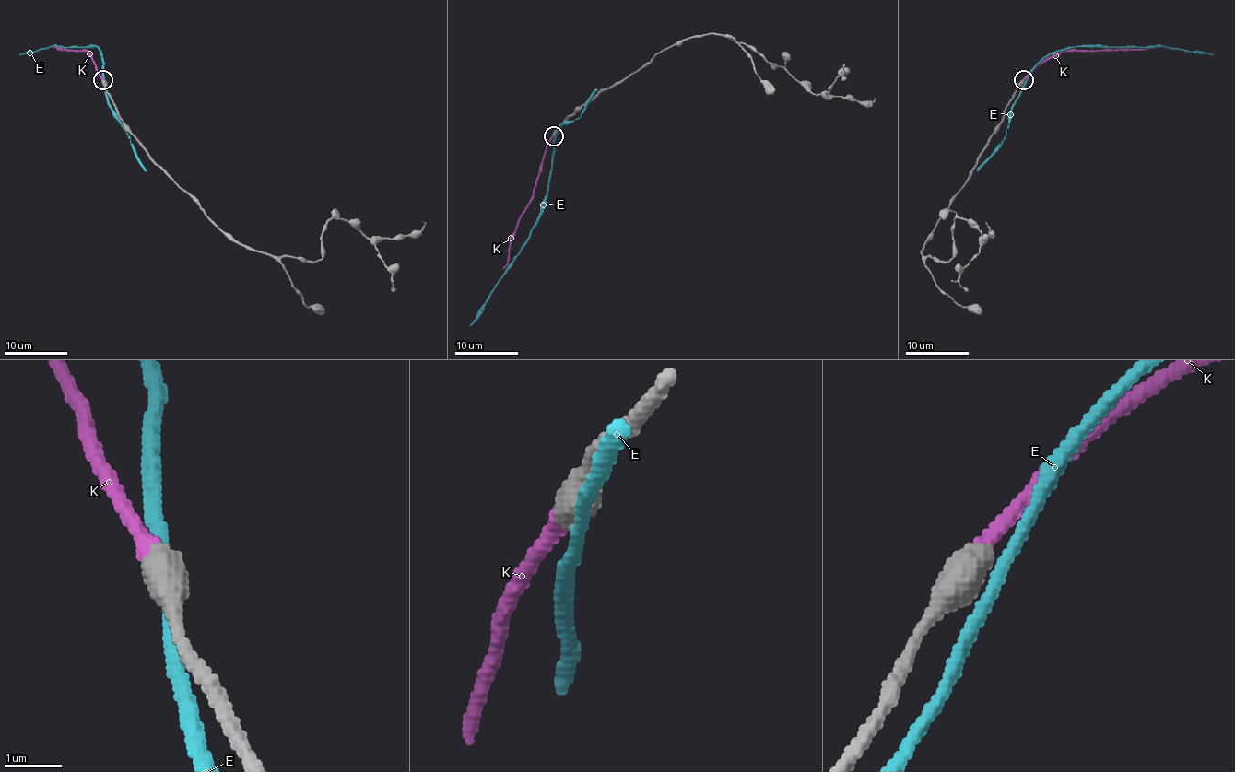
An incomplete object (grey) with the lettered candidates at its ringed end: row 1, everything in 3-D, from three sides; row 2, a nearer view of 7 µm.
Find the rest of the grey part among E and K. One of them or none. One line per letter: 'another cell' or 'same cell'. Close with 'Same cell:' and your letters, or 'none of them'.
E: another cell
K: same cell
Same cell: K

